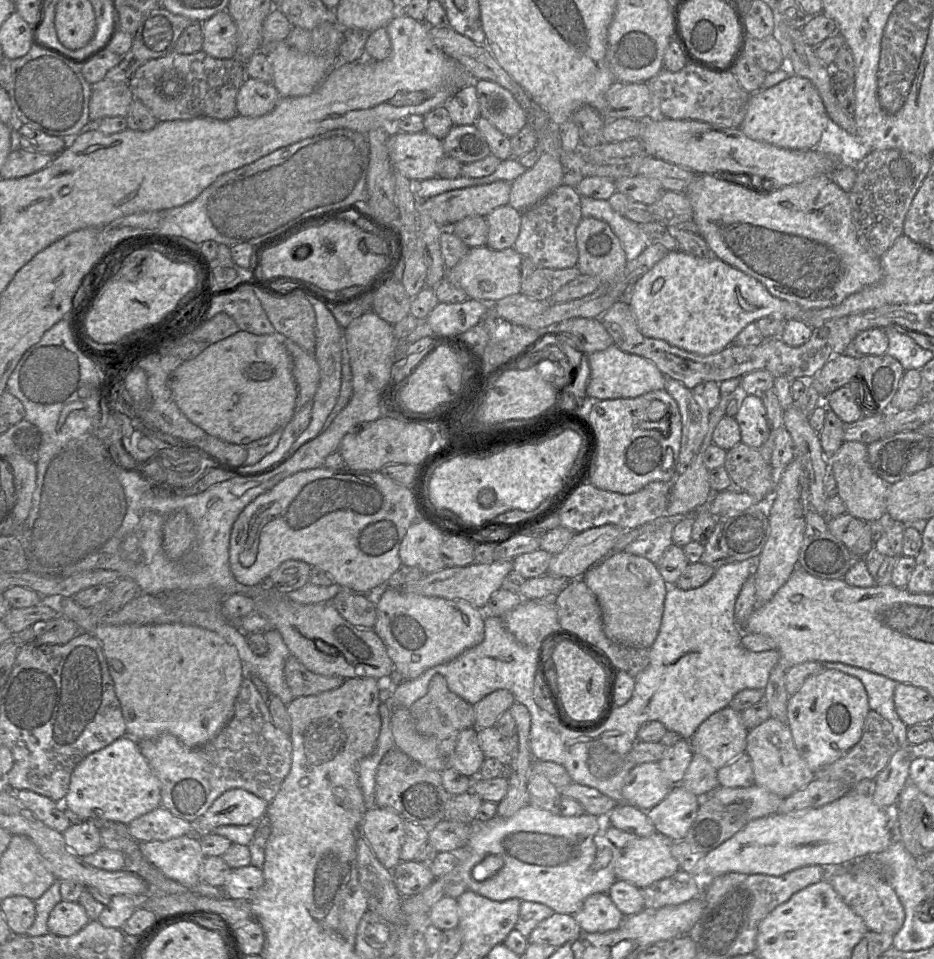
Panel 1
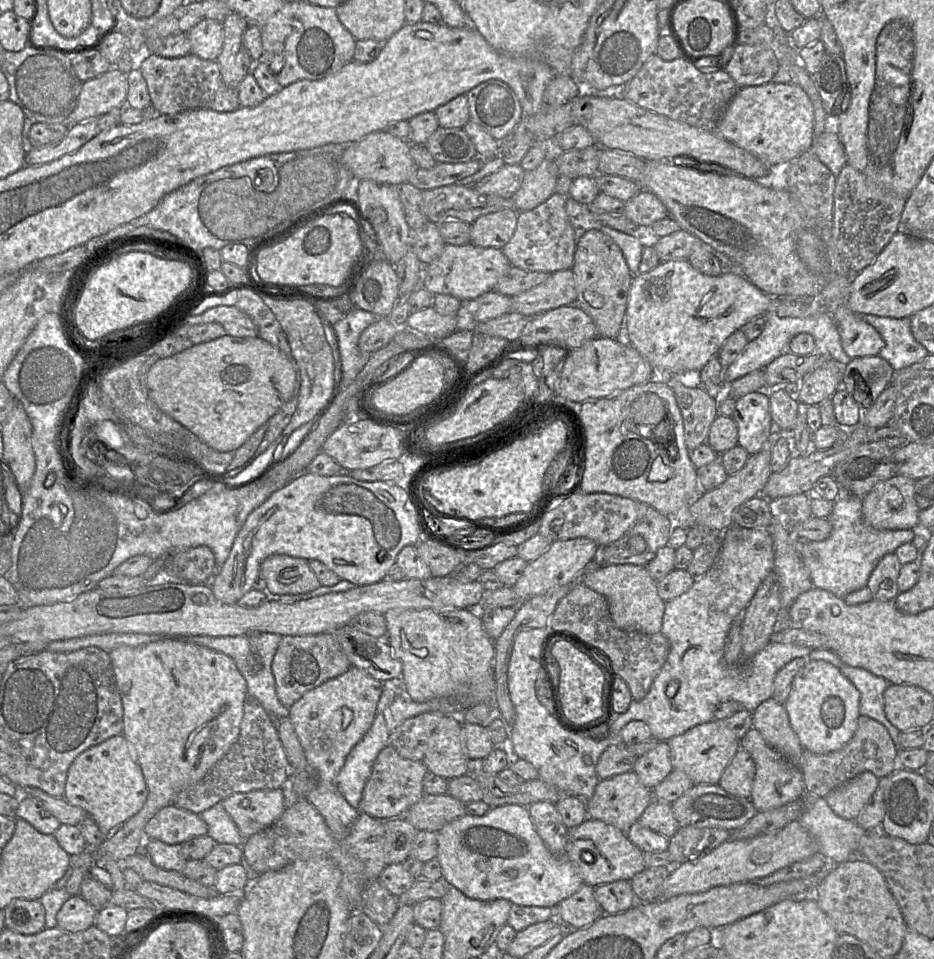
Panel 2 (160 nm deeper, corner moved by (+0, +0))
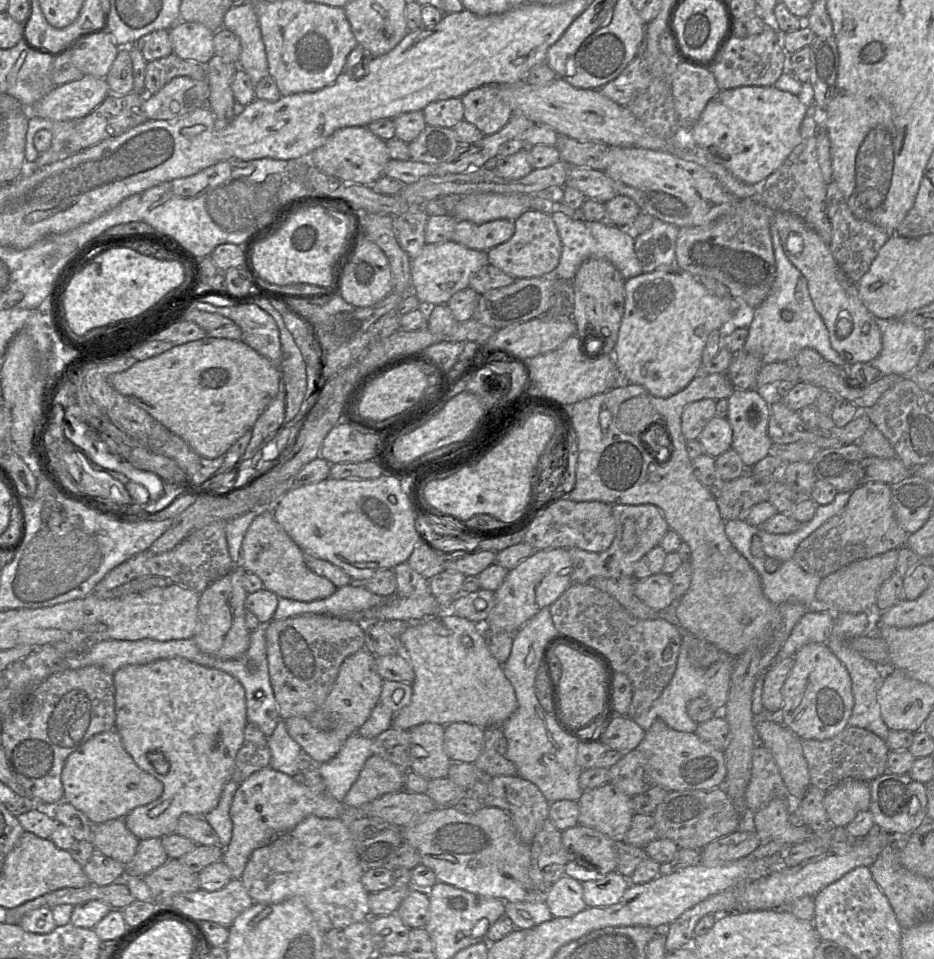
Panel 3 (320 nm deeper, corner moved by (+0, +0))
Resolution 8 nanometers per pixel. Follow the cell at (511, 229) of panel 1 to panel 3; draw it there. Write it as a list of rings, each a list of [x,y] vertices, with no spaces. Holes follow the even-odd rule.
[[[495,219],[482,224],[462,220],[457,222],[453,233],[453,241],[467,248],[488,251],[508,241],[514,232],[514,221],[509,219]]]

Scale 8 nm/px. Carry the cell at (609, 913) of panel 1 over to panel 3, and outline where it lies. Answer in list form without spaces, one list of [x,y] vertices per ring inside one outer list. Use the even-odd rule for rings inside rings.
[[[567,875],[561,876],[546,893],[546,904],[553,917],[576,915],[587,908],[582,883]]]

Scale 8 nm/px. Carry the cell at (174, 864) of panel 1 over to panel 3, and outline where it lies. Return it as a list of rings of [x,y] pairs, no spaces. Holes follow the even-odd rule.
[[[161,838],[139,840],[135,856],[125,864],[125,877],[144,877],[168,859]]]

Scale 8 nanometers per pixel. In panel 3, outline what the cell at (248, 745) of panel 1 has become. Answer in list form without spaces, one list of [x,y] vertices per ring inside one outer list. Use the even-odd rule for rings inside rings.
[[[248,722],[244,730],[244,739],[235,758],[231,780],[238,784],[253,773],[270,765],[271,752],[267,736],[257,725]]]

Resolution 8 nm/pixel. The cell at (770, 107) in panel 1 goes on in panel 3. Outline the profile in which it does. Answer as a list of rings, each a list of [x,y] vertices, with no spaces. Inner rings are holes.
[[[741,86],[733,89],[720,90],[706,105],[699,119],[690,129],[695,145],[701,148],[706,157],[721,164],[729,173],[745,184],[756,184],[764,181],[786,160],[792,150],[800,142],[800,126],[806,115],[807,107],[799,100],[799,98],[787,91],[782,91],[774,86]]]

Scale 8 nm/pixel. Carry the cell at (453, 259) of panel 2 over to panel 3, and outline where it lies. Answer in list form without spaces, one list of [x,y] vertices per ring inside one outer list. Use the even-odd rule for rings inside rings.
[[[453,240],[435,244],[426,243],[421,252],[411,260],[412,292],[420,302],[419,307],[433,308],[438,304],[446,304],[456,292],[469,287],[471,275],[486,264],[489,264],[487,251],[467,248]]]

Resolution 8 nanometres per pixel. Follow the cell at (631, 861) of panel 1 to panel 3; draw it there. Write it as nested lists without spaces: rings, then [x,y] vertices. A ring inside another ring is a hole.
[[[577,824],[562,831],[562,842],[569,854],[578,857],[566,863],[565,875],[583,883],[616,871],[616,842],[603,833]]]

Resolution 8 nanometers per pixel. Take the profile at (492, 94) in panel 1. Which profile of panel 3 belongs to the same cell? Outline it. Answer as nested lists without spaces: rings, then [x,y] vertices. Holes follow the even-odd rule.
[[[482,85],[462,97],[464,119],[483,134],[490,135],[504,127],[513,111],[499,96],[499,85]]]

